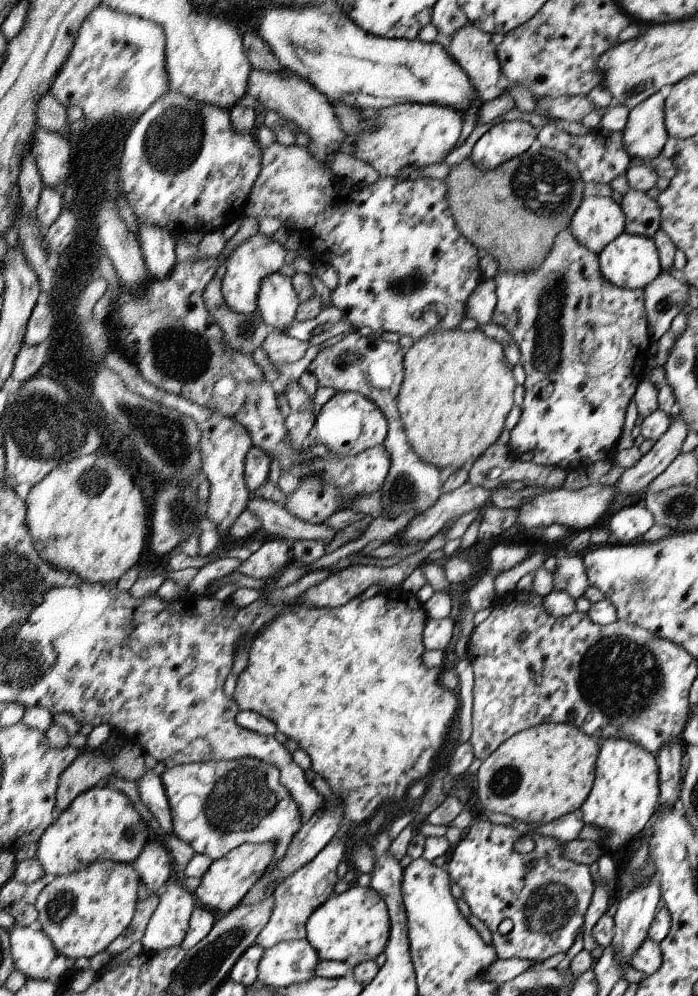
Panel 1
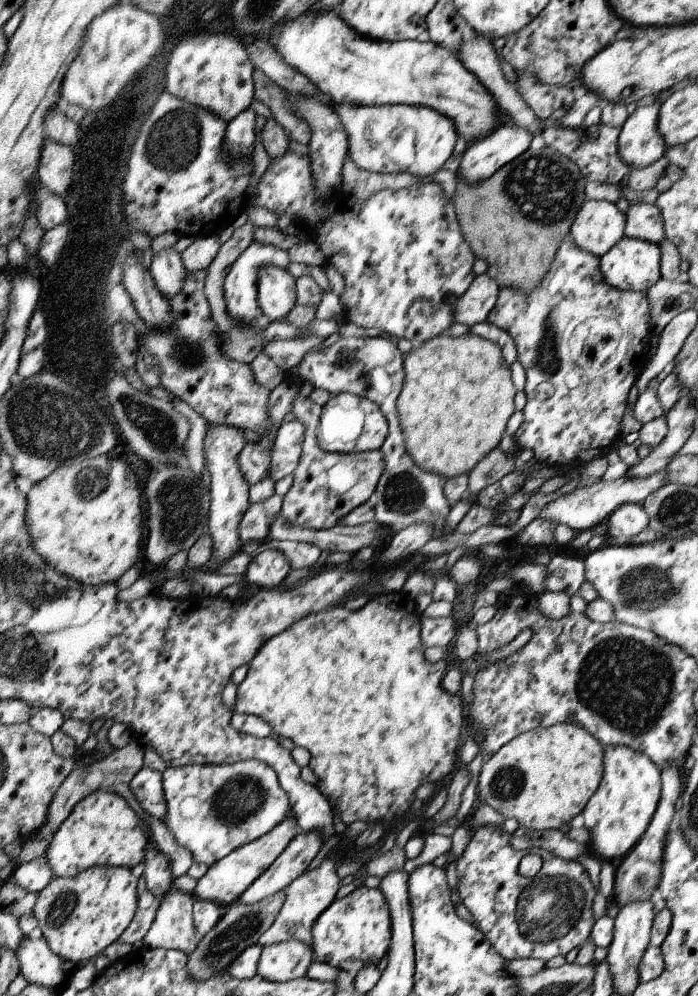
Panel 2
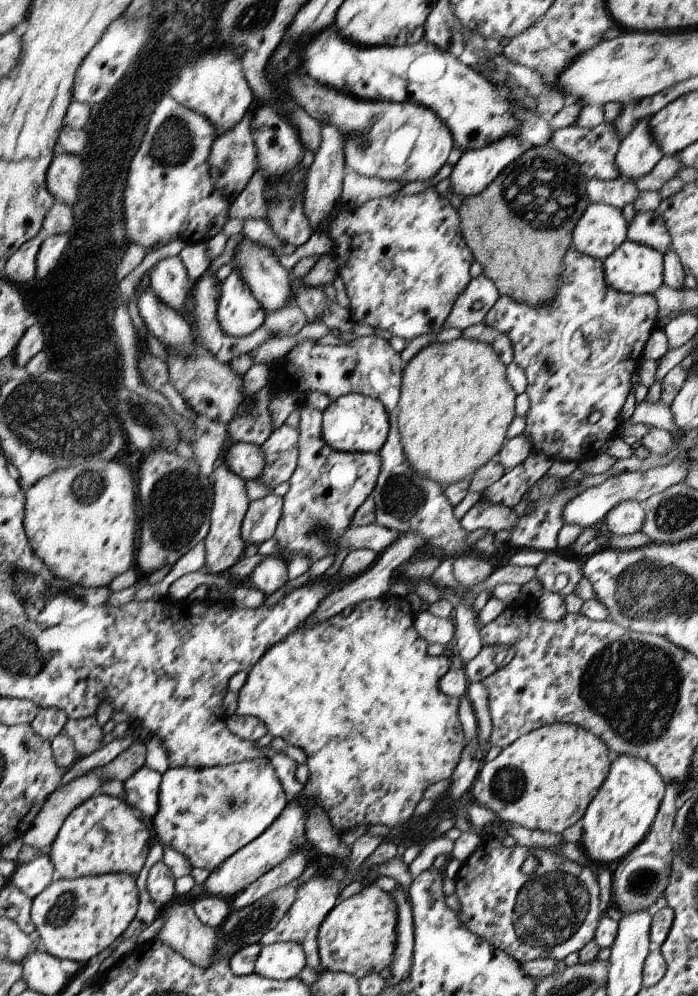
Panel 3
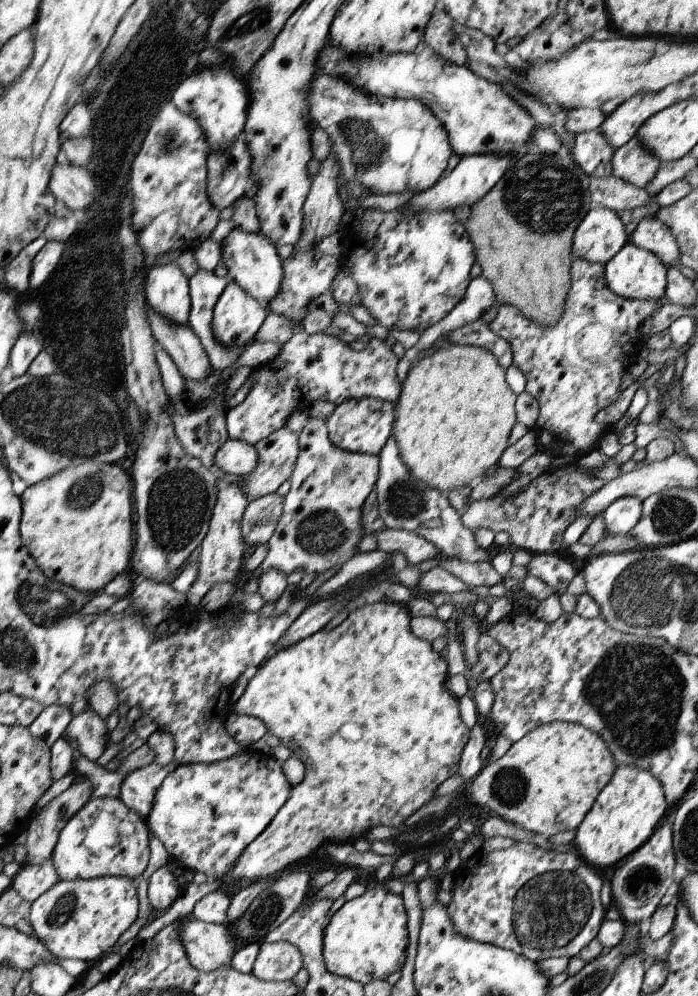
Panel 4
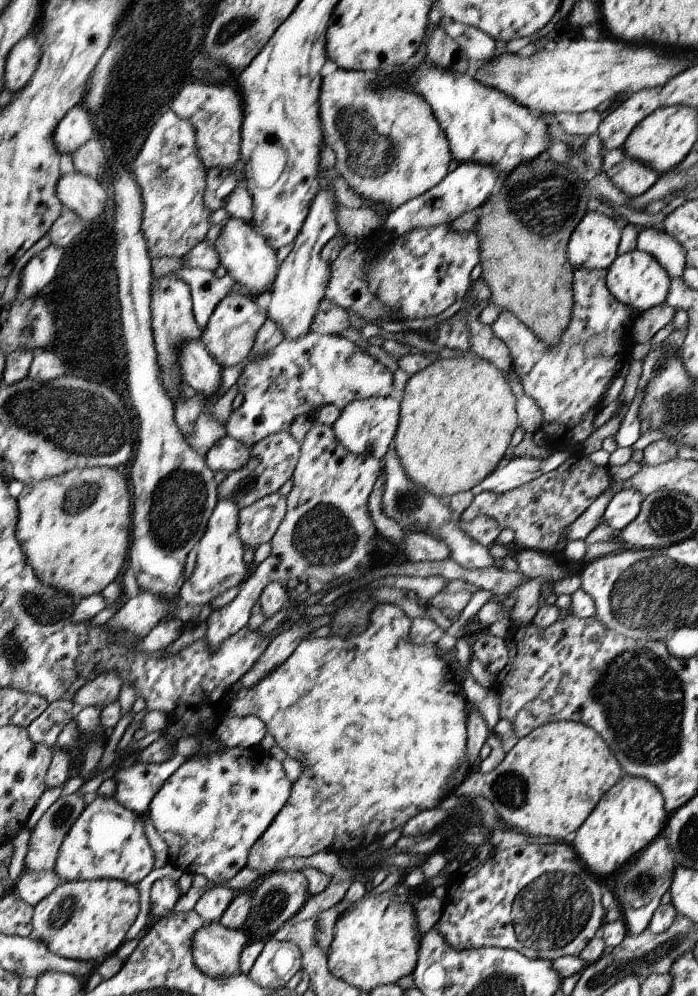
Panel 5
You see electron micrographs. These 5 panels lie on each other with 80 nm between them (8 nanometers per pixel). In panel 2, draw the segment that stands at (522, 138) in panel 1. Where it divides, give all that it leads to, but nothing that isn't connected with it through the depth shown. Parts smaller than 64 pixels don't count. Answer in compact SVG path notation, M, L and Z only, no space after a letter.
M337 10L327 13L302 14L296 20L274 27L272 40L274 48L281 54L286 64L304 73L334 104L353 105L416 105L436 109L454 124L460 138L466 142L466 150L456 171L456 177L471 187L484 183L506 166L511 160L523 155L531 147L534 135L512 123L501 124L498 116L500 108L494 95L481 80L462 65L458 56L443 45L432 41L379 41L362 36L341 19Z

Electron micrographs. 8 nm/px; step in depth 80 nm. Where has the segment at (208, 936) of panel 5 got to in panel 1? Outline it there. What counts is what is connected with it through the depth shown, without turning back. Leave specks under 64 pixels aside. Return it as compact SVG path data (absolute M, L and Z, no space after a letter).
M172 881L165 884L159 894L159 903L151 914L141 943L143 952L151 954L169 948L180 947L187 935L188 920L191 920L194 898L186 886L178 886Z

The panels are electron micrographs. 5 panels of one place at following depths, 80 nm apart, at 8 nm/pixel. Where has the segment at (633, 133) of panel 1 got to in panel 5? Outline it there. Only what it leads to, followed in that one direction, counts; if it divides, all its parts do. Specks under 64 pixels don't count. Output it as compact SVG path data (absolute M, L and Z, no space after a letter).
M604 148L601 170L627 197L644 194L661 178L658 171L628 157L622 148Z

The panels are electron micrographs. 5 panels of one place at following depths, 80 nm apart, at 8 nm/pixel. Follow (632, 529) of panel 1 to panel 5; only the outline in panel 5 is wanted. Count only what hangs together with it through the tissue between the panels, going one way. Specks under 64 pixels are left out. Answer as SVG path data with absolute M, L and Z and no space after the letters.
M634 489L618 491L609 500L603 514L603 520L618 534L618 532L638 516L643 499L644 496Z

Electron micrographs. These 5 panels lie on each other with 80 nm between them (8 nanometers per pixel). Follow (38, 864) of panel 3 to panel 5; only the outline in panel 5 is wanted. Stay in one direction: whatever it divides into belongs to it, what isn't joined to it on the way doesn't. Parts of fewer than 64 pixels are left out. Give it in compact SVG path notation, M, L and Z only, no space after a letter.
M24 870L19 876L14 892L33 908L47 897L60 884L59 874L52 871L30 871Z

